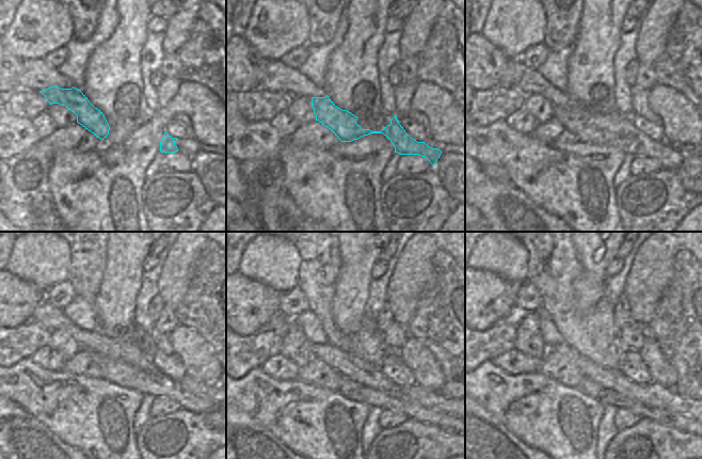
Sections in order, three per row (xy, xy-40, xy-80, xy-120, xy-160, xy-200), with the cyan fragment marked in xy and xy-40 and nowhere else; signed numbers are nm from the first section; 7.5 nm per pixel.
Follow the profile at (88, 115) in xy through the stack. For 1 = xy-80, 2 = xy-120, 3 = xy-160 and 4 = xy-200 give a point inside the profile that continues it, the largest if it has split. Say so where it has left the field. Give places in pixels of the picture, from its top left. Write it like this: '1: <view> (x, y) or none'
1: xy-80 (581, 123)
2: xy-120 (158, 385)
3: xy-160 (369, 375)
4: xy-200 (608, 378)

